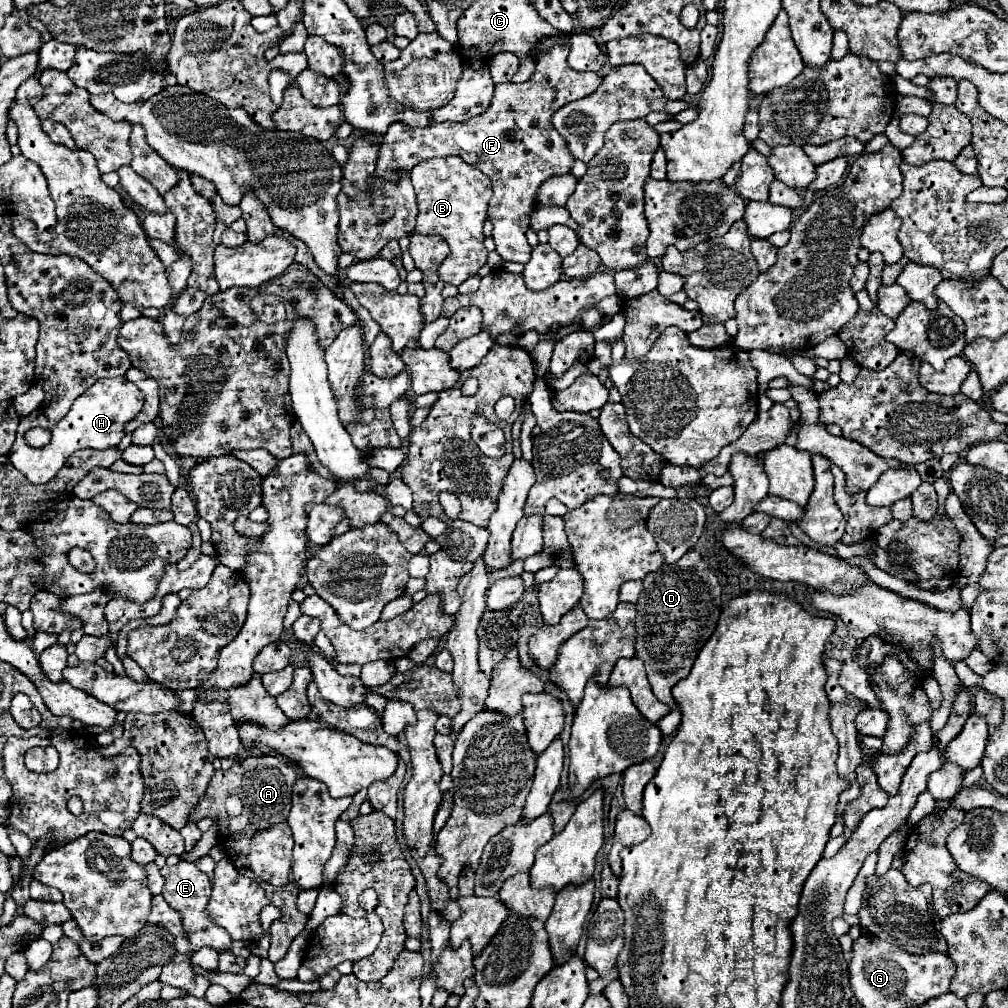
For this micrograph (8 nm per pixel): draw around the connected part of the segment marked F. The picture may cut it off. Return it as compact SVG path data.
M567 43L555 45L537 59L535 73L529 81L521 85L495 85L495 95L489 109L469 121L447 121L431 127L409 127L395 121L389 125L389 131L383 137L375 169L377 175L389 179L395 177L397 169L411 169L417 161L445 155L459 155L469 165L477 165L477 169L483 171L493 185L493 197L487 213L493 223L495 251L503 261L527 263L531 259L531 245L525 239L525 231L529 229L529 215L535 209L535 191L541 181L553 175L569 173L575 163L565 139L555 133L551 117L565 103L591 95L601 83L601 75L597 73L581 73L571 69L567 63L567 53Z

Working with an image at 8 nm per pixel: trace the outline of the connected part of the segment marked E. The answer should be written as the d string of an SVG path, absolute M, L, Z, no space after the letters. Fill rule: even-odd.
M179 861L173 867L165 865L161 869L161 875L165 877L163 897L165 897L165 901L173 909L177 909L181 913L183 925L185 925L185 931L187 931L187 935L191 939L193 949L197 951L203 945L211 945L209 939L219 941L219 951L229 949L227 945L231 945L231 937L227 935L227 931L221 929L221 927L217 927L217 925L213 925L213 921L209 921L209 913L207 913L207 903L209 903L209 897L211 897L211 881L209 881L209 877L203 871L199 871L195 867L195 863L191 863L191 861Z

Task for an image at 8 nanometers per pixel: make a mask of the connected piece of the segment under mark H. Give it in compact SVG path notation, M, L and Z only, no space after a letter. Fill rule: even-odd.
M125 377L101 379L89 391L85 391L81 397L77 397L77 401L69 409L69 413L59 423L49 423L49 419L41 413L41 409L37 409L37 413L29 413L29 417L21 417L21 423L19 423L19 429L17 429L17 439L15 439L13 449L9 453L9 461L33 485L49 483L57 475L57 471L65 465L67 457L73 455L77 449L83 449L83 447L107 449L107 447L119 445L121 437L125 435L125 425L133 417L137 417L141 407L143 407L141 391L131 381L127 381ZM31 427L49 429L51 431L51 443L41 447L41 449L29 447L25 443L23 435Z

